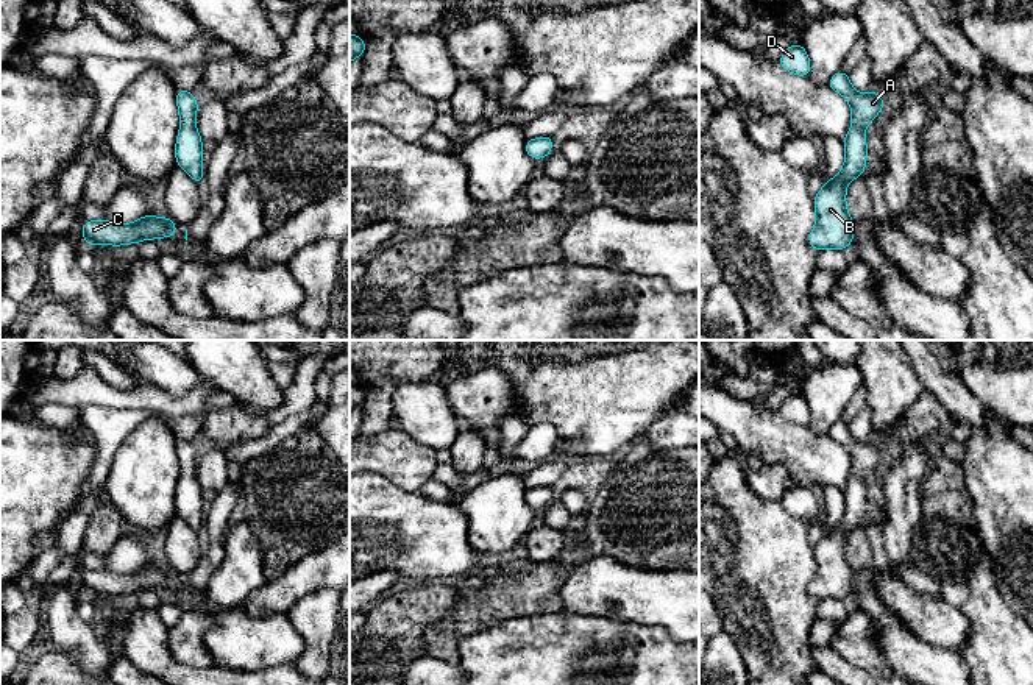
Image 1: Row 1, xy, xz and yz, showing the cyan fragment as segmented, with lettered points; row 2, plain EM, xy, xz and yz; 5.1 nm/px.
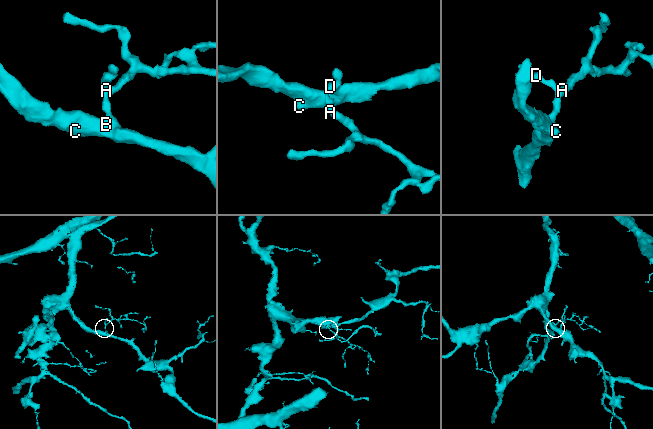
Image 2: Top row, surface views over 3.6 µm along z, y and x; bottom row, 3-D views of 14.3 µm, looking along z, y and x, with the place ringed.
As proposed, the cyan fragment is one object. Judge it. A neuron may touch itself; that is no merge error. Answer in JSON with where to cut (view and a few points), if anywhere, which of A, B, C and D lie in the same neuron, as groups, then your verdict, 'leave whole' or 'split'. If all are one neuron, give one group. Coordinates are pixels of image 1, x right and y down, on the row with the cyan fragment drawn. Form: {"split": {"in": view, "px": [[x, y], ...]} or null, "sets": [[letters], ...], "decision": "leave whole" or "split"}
{"split": null, "sets": [["A", "B", "C", "D"]], "decision": "leave whole"}

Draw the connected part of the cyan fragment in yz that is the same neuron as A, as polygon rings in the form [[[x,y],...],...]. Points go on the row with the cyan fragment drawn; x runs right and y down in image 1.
[[[843,70],[836,72],[827,83],[835,92],[844,95],[850,105],[852,111],[852,126],[847,136],[843,139],[844,142],[844,165],[841,172],[830,178],[829,183],[813,197],[815,209],[816,209],[816,225],[808,236],[808,243],[815,250],[835,248],[843,251],[854,242],[854,220],[846,208],[846,187],[857,176],[861,176],[866,169],[866,131],[864,126],[872,123],[880,109],[886,105],[885,100],[875,92],[868,92],[864,95],[858,94]]]

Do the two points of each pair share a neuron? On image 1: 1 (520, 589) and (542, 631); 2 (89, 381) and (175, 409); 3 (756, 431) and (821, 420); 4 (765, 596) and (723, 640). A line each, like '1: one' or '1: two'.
1: two
2: one
3: two
4: two

